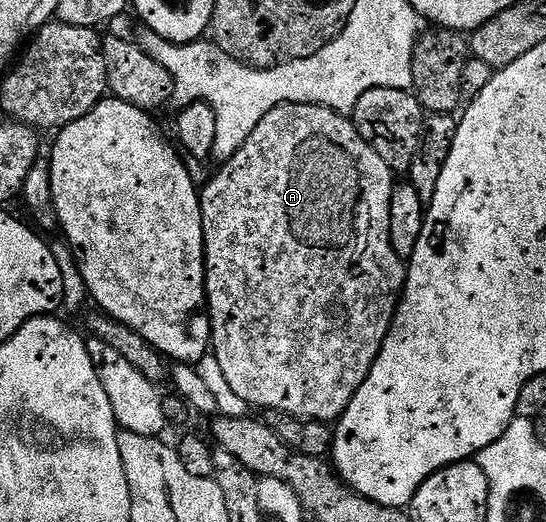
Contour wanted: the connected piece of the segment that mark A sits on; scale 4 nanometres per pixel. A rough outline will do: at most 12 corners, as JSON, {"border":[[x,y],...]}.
{"border":[[282,104],[199,193],[210,351],[338,421],[407,283],[391,167]]}

